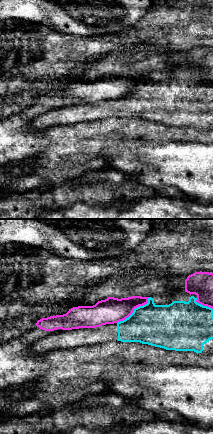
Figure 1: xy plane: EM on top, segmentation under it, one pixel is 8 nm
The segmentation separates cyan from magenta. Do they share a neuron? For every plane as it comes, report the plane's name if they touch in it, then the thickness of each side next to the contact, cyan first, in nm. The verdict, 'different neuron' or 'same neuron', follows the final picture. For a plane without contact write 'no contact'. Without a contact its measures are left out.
meets cyan in xy; 340 nm thick on the cyan side, 220 nm on the other

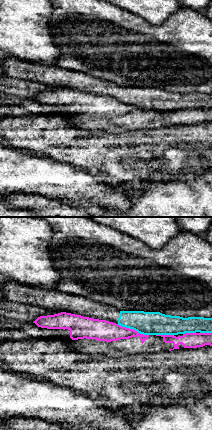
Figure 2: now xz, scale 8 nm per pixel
meets cyan in xz; 190 nm thick on the cyan side, 170 nm on the other

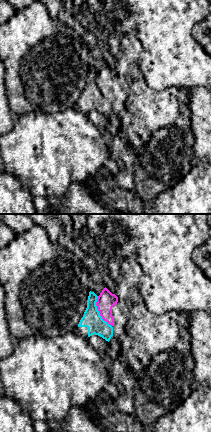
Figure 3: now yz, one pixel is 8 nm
meets cyan in yz; 150 nm thick on the cyan side, 150 nm on the other

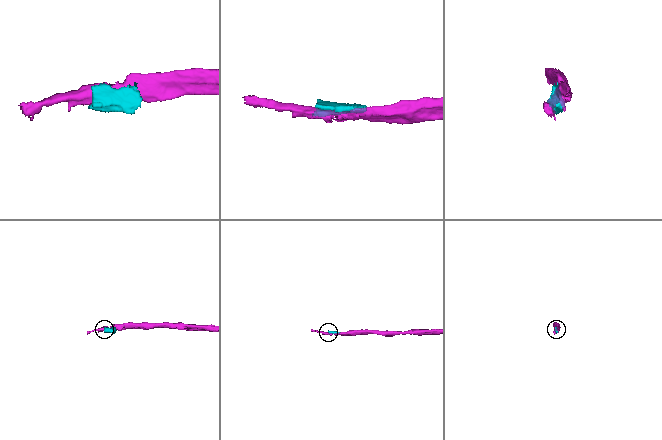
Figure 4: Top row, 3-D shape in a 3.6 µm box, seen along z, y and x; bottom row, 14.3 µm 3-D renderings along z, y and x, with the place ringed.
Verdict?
different neuron

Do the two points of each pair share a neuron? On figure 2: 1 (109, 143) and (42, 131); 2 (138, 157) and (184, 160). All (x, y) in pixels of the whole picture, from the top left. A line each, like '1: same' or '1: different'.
1: same
2: different

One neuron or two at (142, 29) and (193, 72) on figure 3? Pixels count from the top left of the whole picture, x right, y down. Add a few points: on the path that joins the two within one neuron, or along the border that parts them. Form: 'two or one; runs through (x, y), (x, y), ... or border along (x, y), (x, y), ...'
one; runs through (155, 34), (180, 59)

